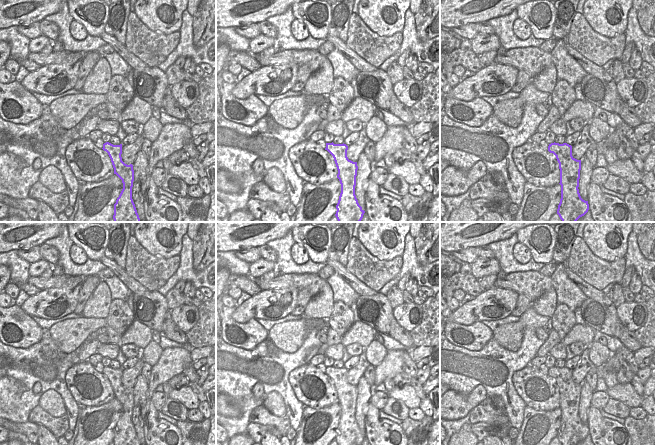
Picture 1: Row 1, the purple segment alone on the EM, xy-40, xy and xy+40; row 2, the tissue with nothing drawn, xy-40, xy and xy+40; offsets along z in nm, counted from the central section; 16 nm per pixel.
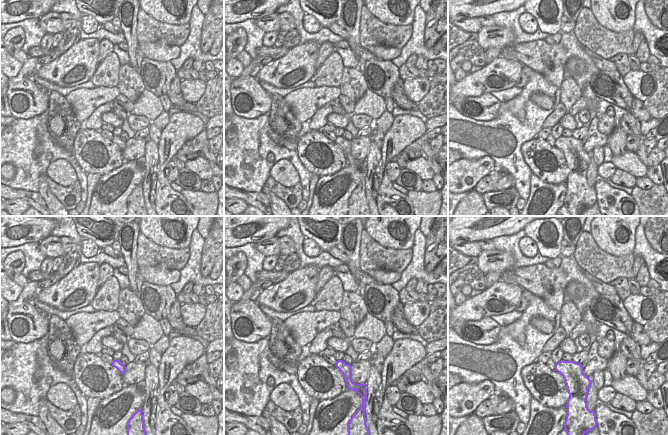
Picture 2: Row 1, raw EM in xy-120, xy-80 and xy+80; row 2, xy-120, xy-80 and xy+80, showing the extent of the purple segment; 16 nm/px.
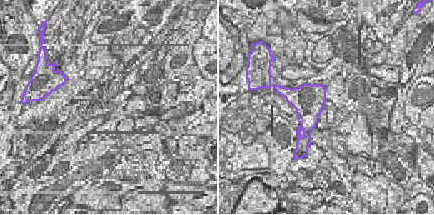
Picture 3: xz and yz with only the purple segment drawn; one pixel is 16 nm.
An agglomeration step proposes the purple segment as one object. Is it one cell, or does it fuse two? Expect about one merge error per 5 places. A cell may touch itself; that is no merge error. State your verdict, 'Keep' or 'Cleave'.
Keep

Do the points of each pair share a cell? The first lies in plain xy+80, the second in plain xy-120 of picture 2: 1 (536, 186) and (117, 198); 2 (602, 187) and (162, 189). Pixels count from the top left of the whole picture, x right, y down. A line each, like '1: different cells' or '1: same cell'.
1: same cell
2: same cell

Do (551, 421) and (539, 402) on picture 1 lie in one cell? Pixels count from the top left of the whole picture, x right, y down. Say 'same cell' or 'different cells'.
different cells

